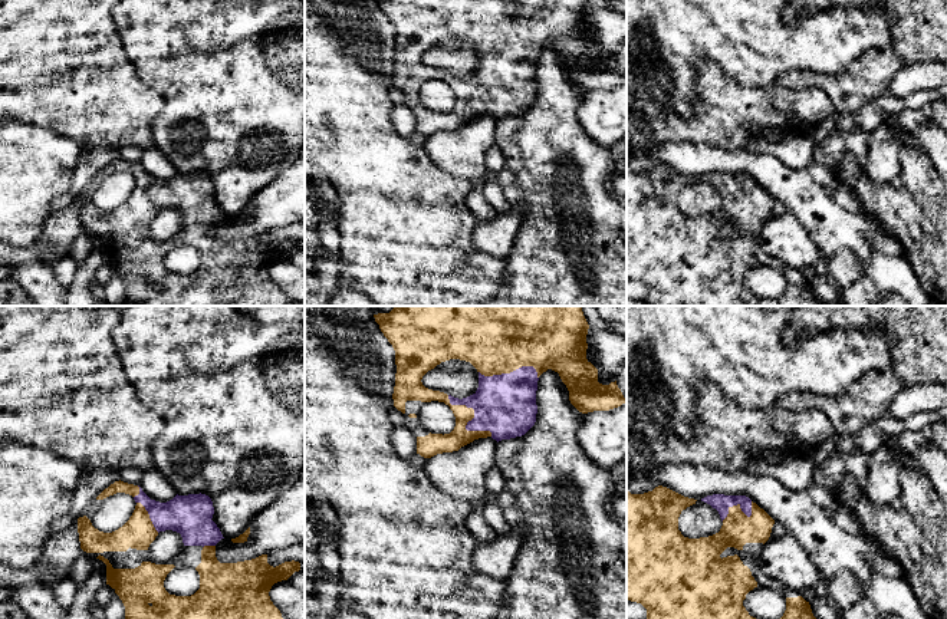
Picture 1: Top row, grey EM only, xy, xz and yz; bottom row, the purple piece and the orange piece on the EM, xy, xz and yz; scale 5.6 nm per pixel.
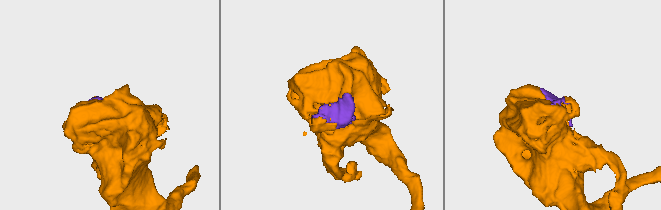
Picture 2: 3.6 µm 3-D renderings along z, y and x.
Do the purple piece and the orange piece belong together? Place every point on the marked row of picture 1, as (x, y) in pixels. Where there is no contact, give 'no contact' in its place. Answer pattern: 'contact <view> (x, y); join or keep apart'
contact xz (473, 418); join

